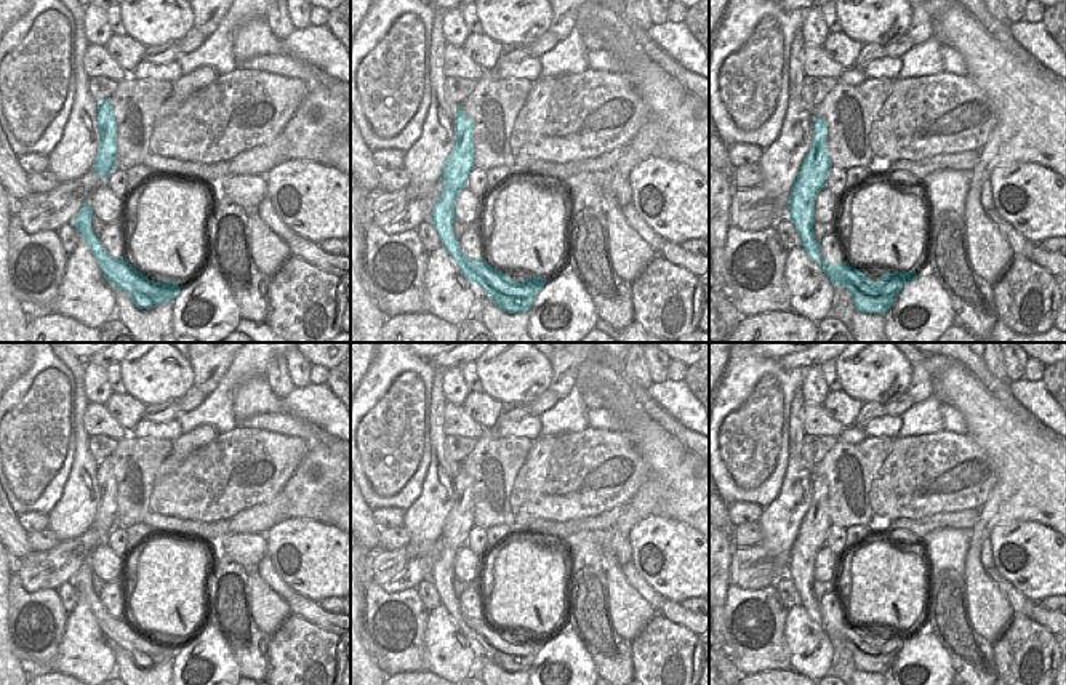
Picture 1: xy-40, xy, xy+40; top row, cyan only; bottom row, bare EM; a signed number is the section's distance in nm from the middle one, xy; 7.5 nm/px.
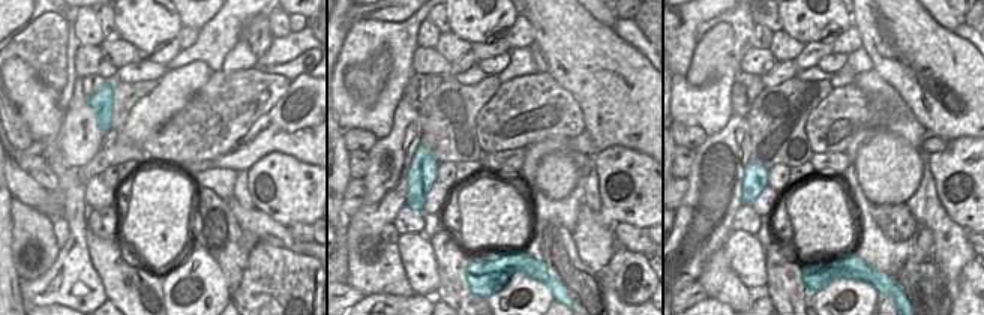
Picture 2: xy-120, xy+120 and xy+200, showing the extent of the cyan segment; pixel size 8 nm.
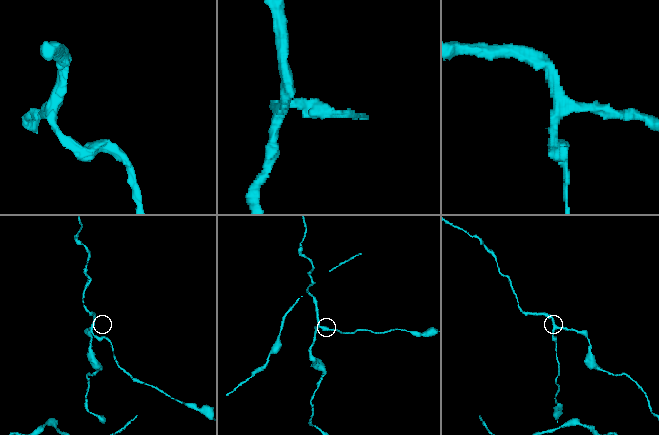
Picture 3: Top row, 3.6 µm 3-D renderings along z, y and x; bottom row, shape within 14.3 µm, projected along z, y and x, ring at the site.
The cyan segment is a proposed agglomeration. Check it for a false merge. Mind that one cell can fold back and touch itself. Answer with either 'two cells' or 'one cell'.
two cells

